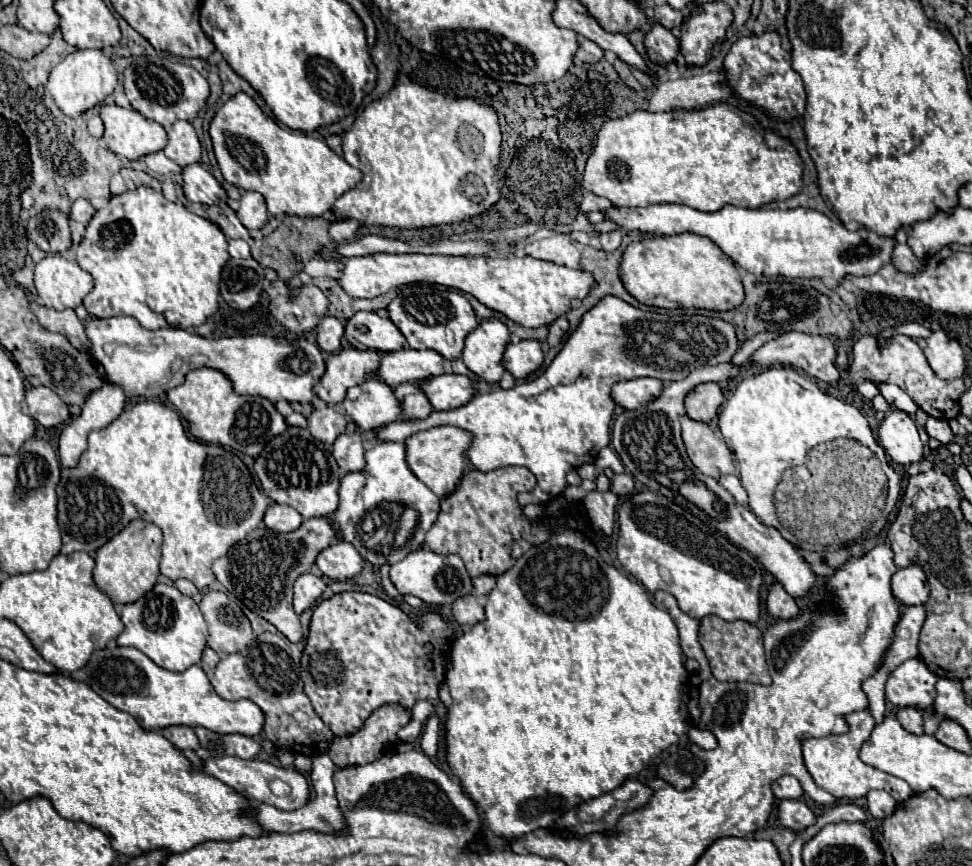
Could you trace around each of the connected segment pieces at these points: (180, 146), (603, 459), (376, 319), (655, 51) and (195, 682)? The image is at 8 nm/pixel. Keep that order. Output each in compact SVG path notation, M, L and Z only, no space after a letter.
M178 120L168 128L168 144L164 148L164 154L182 168L200 162L202 148L190 122Z
M604 448L604 450L600 450L600 456L598 456L598 460L594 462L596 464L596 468L598 470L604 470L604 468L612 468L616 474L620 474L620 472L624 472L624 464L620 462L620 458L618 458L618 454L612 450L612 448Z
M358 312L346 322L344 338L358 350L380 350L380 352L394 352L406 346L404 334L392 324L388 318L380 318L376 312Z
M654 22L654 24L650 26L650 30L646 32L644 46L646 46L646 52L648 52L650 60L656 62L656 64L674 62L674 58L676 58L678 52L680 52L680 42L678 42L678 38L676 38L668 28L664 28L664 26L658 24L658 22Z
M108 646L108 648L92 654L90 662L86 664L86 672L90 676L90 688L96 694L100 694L114 708L124 710L130 716L134 716L140 722L140 726L144 726L146 730L162 730L166 726L182 724L182 726L190 726L190 728L202 726L216 734L244 734L244 736L256 738L264 728L264 712L260 710L260 706L256 706L252 700L246 700L246 698L234 700L234 702L220 698L214 692L208 676L204 674L204 670L200 666L190 666L186 672L170 672L166 668L156 666L146 654L142 654L136 648Z

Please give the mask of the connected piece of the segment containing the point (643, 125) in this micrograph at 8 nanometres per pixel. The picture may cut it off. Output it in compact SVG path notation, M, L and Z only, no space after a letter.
M714 104L704 110L670 110L646 112L636 110L624 118L606 120L598 132L592 156L586 162L582 186L596 196L608 198L614 206L648 206L648 204L684 204L702 212L716 212L724 206L760 208L774 200L786 200L802 190L802 160L796 148L762 130L758 122L728 104Z

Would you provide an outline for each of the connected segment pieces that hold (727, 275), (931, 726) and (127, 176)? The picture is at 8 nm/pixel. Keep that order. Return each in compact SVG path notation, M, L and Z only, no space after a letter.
M698 234L656 236L632 242L622 254L620 278L638 302L654 308L732 310L744 300L744 288L732 258L710 238Z
M928 706L928 708L924 710L924 732L926 732L926 734L934 734L938 722L940 722L940 718L938 718L938 714L934 712L934 706Z
M123 168L120 173L129 190L133 190L141 185L152 188L161 188L159 181L145 172Z

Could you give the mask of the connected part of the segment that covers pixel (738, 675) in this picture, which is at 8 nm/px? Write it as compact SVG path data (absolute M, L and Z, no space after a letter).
M706 616L700 624L700 644L708 656L712 674L720 682L752 682L752 684L770 684L772 678L768 674L768 664L762 646L762 632L746 622L734 620L726 622L718 616Z

